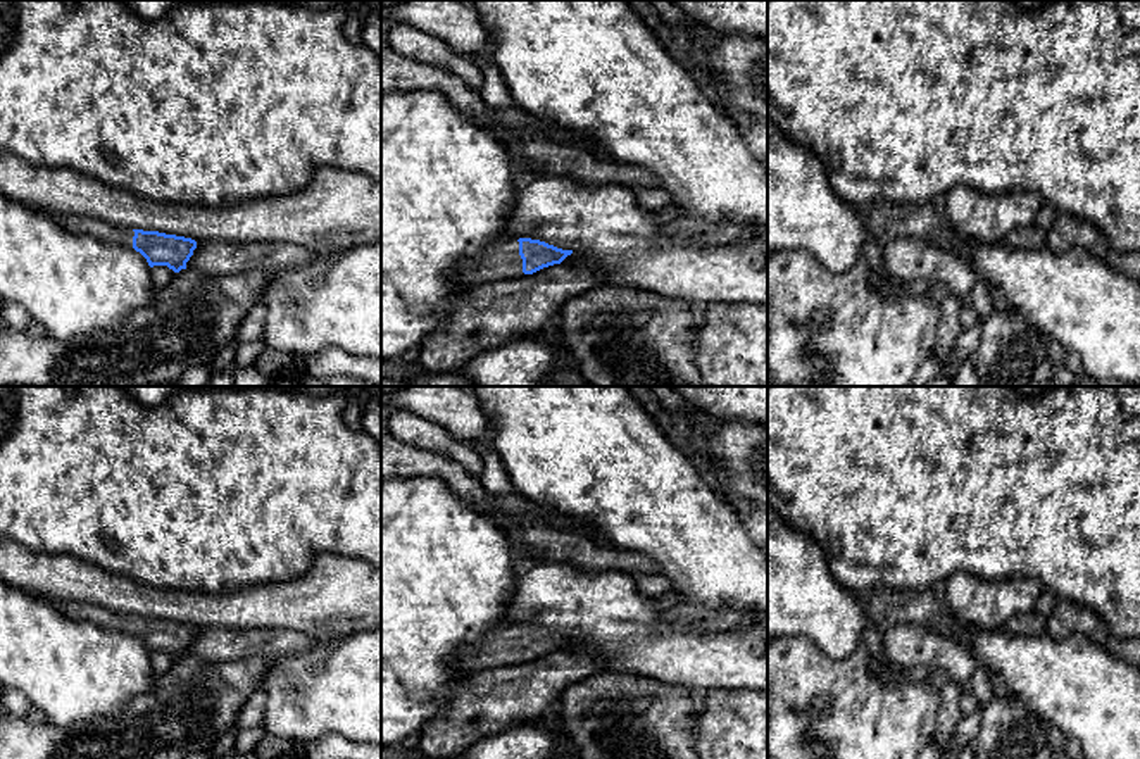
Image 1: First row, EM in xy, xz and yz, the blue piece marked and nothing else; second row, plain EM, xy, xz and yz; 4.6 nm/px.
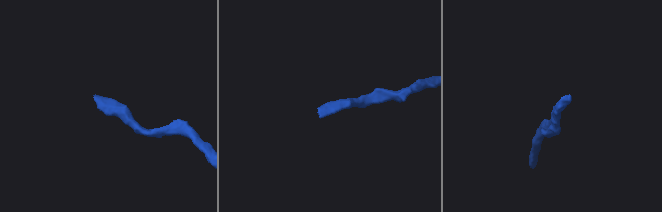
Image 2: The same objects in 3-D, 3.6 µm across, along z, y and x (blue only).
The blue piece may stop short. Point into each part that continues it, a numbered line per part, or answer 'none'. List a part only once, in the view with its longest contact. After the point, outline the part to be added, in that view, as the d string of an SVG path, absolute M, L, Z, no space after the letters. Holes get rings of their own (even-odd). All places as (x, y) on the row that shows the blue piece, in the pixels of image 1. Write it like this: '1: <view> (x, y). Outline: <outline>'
1: xz (502, 261). Outline: M504 240L474 259L459 262L452 279L464 286L476 286L481 283L495 283L498 279L519 279L523 273L523 259L519 255L517 240Z

